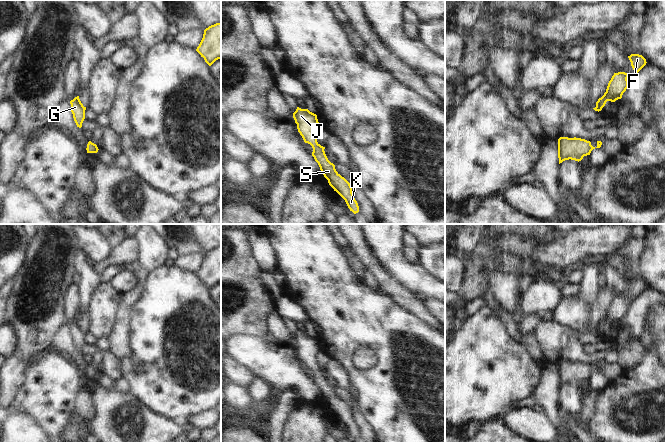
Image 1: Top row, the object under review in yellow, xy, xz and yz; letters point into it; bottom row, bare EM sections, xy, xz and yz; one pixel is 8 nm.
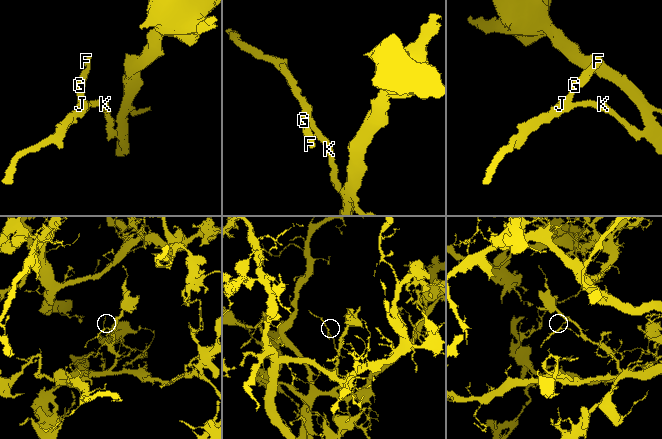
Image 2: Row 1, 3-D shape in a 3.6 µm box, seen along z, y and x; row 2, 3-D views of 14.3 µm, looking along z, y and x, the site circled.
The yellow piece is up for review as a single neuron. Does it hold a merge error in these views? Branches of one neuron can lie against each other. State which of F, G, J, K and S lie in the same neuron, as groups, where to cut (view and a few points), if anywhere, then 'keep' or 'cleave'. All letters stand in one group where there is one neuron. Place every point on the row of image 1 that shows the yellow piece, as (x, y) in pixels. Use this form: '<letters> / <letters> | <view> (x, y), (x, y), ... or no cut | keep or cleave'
F G J K S | no cut | keep

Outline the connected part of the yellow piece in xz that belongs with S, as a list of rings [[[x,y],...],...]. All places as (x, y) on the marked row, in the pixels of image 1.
[[[297,107],[293,113],[293,118],[304,142],[312,146],[312,156],[318,163],[321,173],[328,180],[329,185],[345,200],[350,211],[354,214],[358,213],[359,206],[353,196],[350,183],[336,171],[335,165],[328,160],[325,154],[325,147],[317,142],[317,128],[319,127],[317,115],[308,109]]]

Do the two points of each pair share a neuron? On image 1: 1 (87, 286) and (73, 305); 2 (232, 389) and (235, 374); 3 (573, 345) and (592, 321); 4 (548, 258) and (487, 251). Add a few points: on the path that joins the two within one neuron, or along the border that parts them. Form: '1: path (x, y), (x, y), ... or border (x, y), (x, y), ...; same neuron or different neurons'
1: border (77, 285), (80, 313); different neurons
2: border (231, 381), (248, 388); different neurons
3: border (573, 330), (575, 336); different neurons
4: border (511, 250), (520, 254), (533, 255), (537, 259); different neurons

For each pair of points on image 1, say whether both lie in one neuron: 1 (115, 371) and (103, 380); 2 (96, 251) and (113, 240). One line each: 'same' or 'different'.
1: different
2: different

